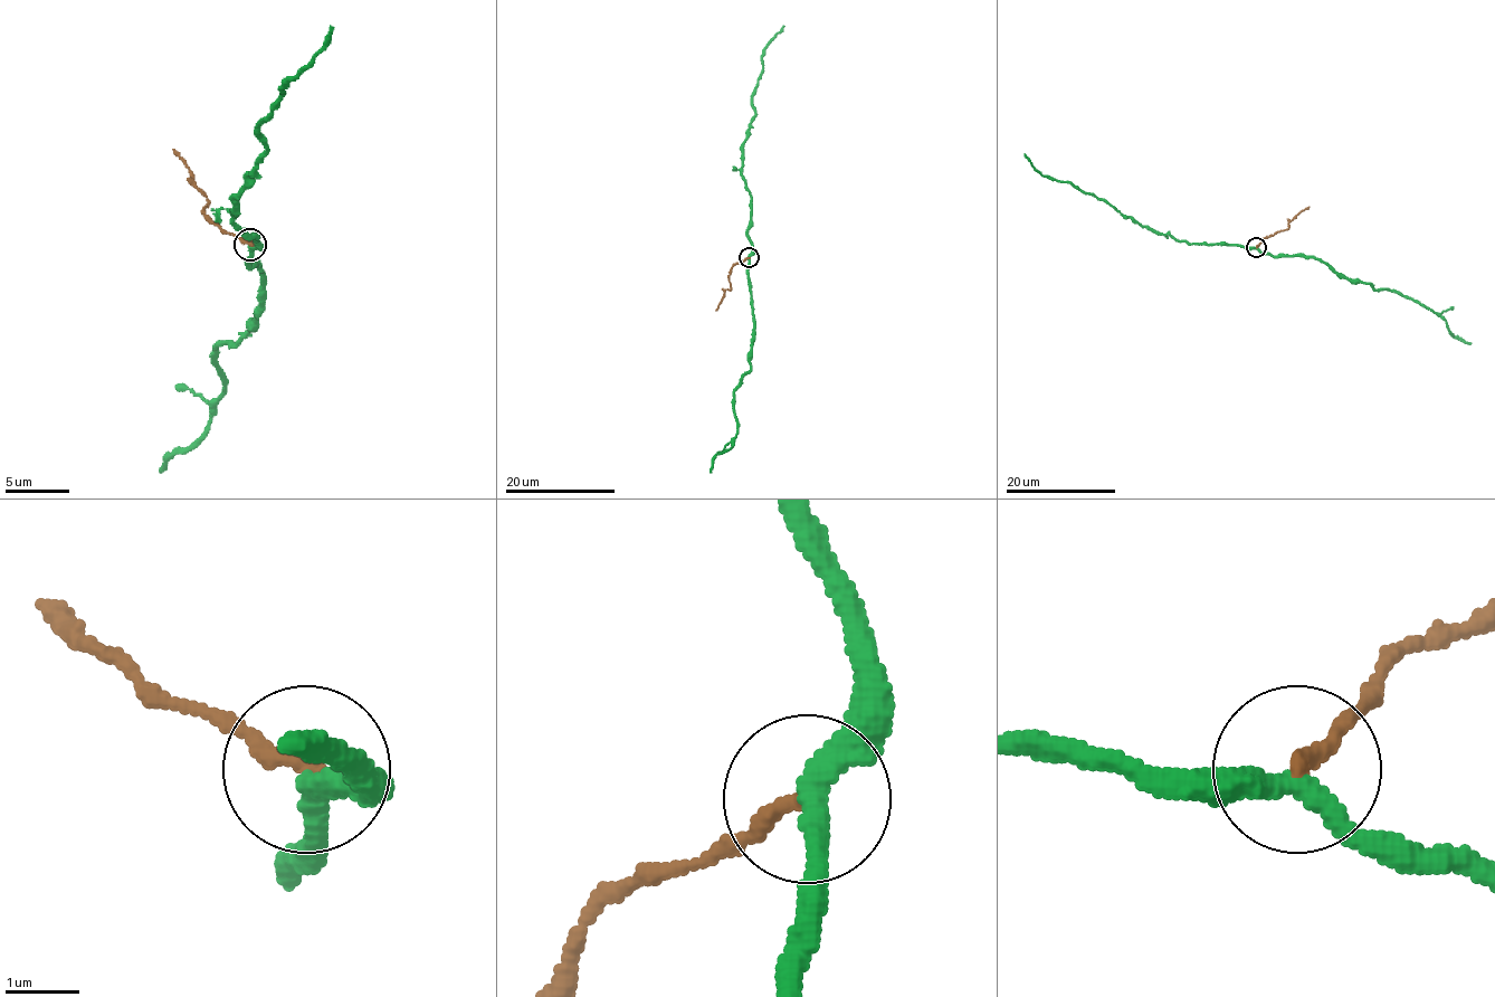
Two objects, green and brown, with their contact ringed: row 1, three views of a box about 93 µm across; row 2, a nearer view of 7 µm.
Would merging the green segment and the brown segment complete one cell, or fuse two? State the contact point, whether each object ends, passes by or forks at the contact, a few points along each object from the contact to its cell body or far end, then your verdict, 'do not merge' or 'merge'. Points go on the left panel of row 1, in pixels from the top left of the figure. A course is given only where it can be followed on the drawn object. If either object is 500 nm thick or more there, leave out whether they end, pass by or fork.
place (249, 244); green passes by; brown ends; course green (250, 243), (257, 246), (235, 215), (238, 195), (266, 146), (260, 127), (283, 88), (319, 54), (331, 25); course brown (250, 243), (206, 217), (206, 198), (196, 189), (192, 172), (173, 150); do not merge

